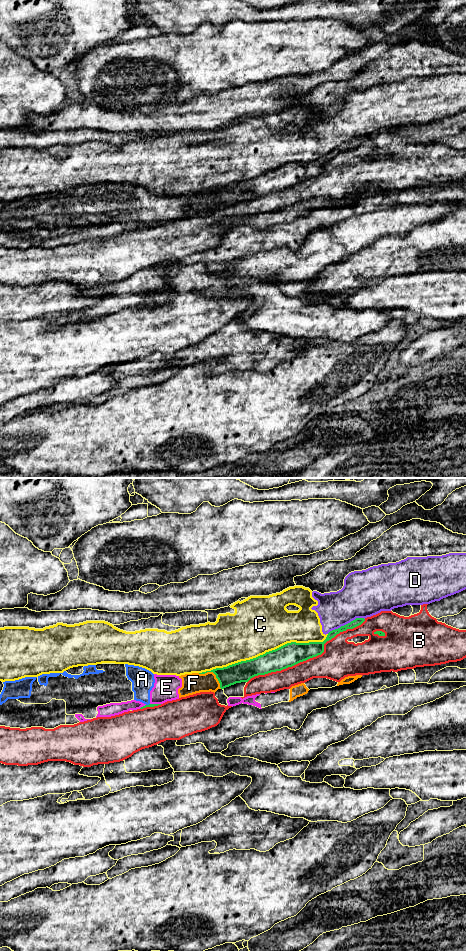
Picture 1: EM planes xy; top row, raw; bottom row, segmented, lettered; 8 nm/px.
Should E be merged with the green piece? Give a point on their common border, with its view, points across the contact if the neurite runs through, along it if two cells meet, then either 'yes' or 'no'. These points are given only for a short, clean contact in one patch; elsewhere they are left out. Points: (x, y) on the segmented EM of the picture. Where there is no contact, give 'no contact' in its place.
xy (155, 704) | along xy (150, 703), (160, 704) | no

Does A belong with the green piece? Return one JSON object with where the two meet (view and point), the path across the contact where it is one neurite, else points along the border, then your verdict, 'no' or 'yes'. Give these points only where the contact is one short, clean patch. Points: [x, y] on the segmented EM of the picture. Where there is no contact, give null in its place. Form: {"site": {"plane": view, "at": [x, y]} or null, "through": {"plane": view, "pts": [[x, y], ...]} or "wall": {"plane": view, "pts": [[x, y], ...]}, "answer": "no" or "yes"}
{"site": {"plane": "xy", "at": [147, 705]}, "wall": {"plane": "xy", "pts": [[149, 703], [146, 705]]}, "answer": "no"}

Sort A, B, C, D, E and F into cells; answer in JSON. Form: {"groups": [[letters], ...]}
{"groups": [["A", "E", "F"], ["B"], ["C", "D"]]}

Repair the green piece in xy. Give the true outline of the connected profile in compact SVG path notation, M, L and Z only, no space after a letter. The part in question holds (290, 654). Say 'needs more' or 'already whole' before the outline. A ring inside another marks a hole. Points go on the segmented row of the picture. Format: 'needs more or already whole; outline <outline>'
already whole; outline M356 618L350 623L330 631L323 642L287 643L256 658L199 674L213 672L220 683L221 689L236 683L248 682L255 676L281 671L310 658L321 655L324 652L324 644L327 641L334 638L340 632L361 625L364 621L364 618Z

